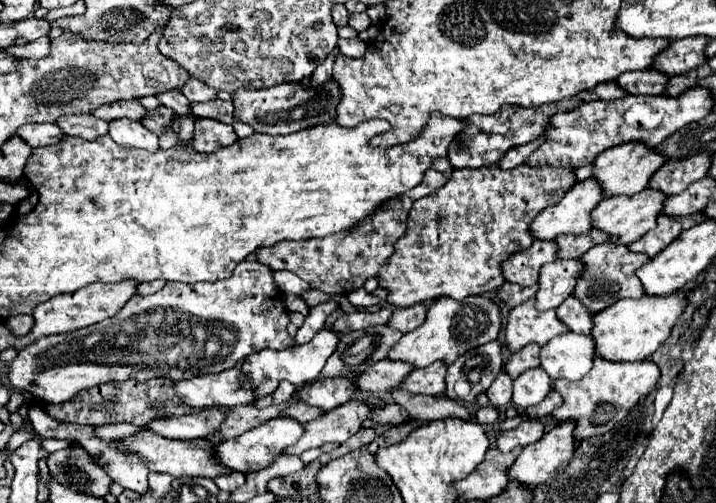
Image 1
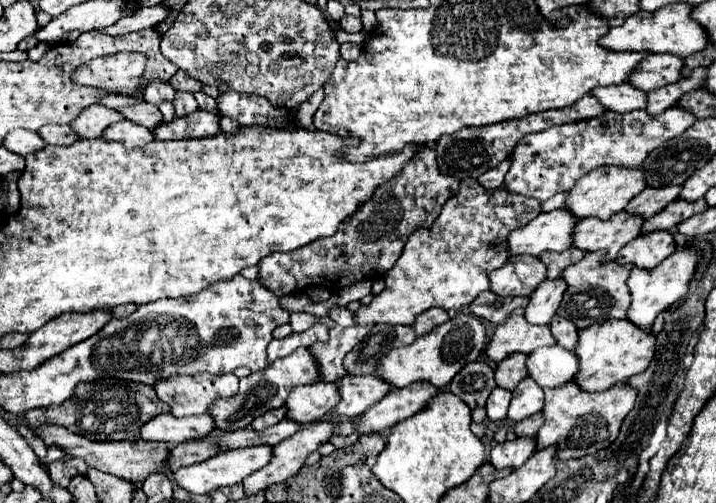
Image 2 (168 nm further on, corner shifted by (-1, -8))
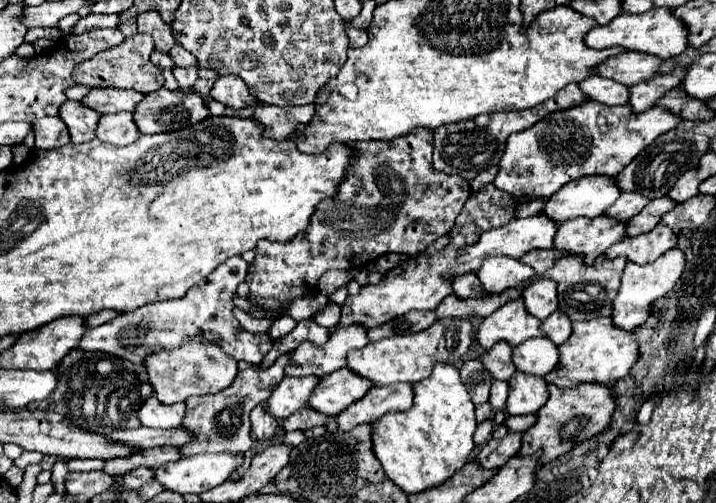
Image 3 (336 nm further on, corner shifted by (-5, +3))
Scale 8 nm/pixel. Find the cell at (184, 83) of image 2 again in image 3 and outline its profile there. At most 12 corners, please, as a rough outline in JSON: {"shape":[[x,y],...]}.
{"shape":[[175,44],[171,54],[175,66],[197,66],[187,50]]}

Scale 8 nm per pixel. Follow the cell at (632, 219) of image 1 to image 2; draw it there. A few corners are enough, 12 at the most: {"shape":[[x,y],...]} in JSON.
{"shape":[[619,211],[607,221],[577,223],[583,251],[607,251],[607,259],[641,233],[643,217]]}

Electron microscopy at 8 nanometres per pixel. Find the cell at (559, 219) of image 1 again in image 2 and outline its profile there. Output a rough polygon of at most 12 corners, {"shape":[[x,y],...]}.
{"shape":[[569,209],[539,213],[511,231],[511,255],[573,247]]}

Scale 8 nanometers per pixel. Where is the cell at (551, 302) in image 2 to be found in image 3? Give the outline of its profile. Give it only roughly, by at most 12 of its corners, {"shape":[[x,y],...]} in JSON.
{"shape":[[537,280],[523,292],[525,308],[539,320],[557,310],[557,290]]}

